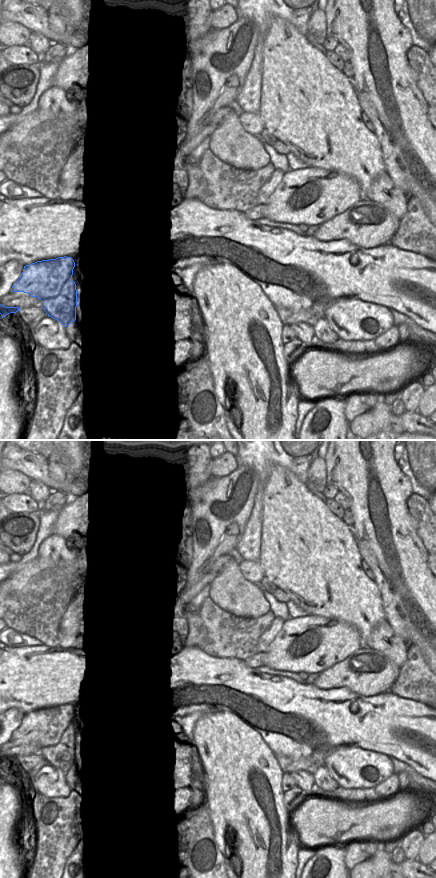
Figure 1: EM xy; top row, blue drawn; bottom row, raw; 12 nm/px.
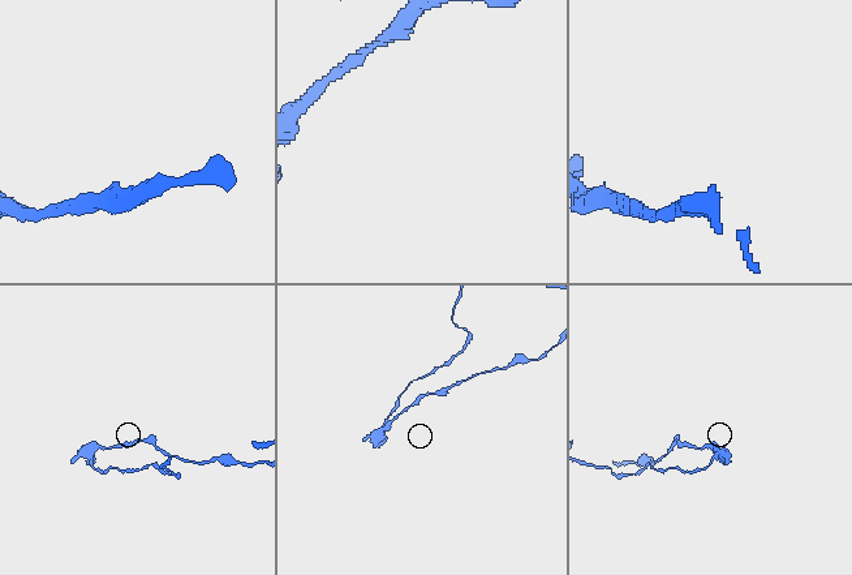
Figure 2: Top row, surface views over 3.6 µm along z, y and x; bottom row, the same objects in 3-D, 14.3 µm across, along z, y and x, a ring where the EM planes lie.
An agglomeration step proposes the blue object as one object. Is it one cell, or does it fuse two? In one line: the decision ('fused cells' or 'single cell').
fused cells

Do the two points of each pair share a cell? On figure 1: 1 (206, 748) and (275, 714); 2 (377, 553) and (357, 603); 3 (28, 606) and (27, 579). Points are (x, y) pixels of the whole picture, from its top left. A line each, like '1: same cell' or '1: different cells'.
1: different cells
2: different cells
3: different cells

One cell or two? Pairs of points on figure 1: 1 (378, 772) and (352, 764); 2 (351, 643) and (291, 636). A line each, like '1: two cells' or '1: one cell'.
1: one cell
2: one cell

